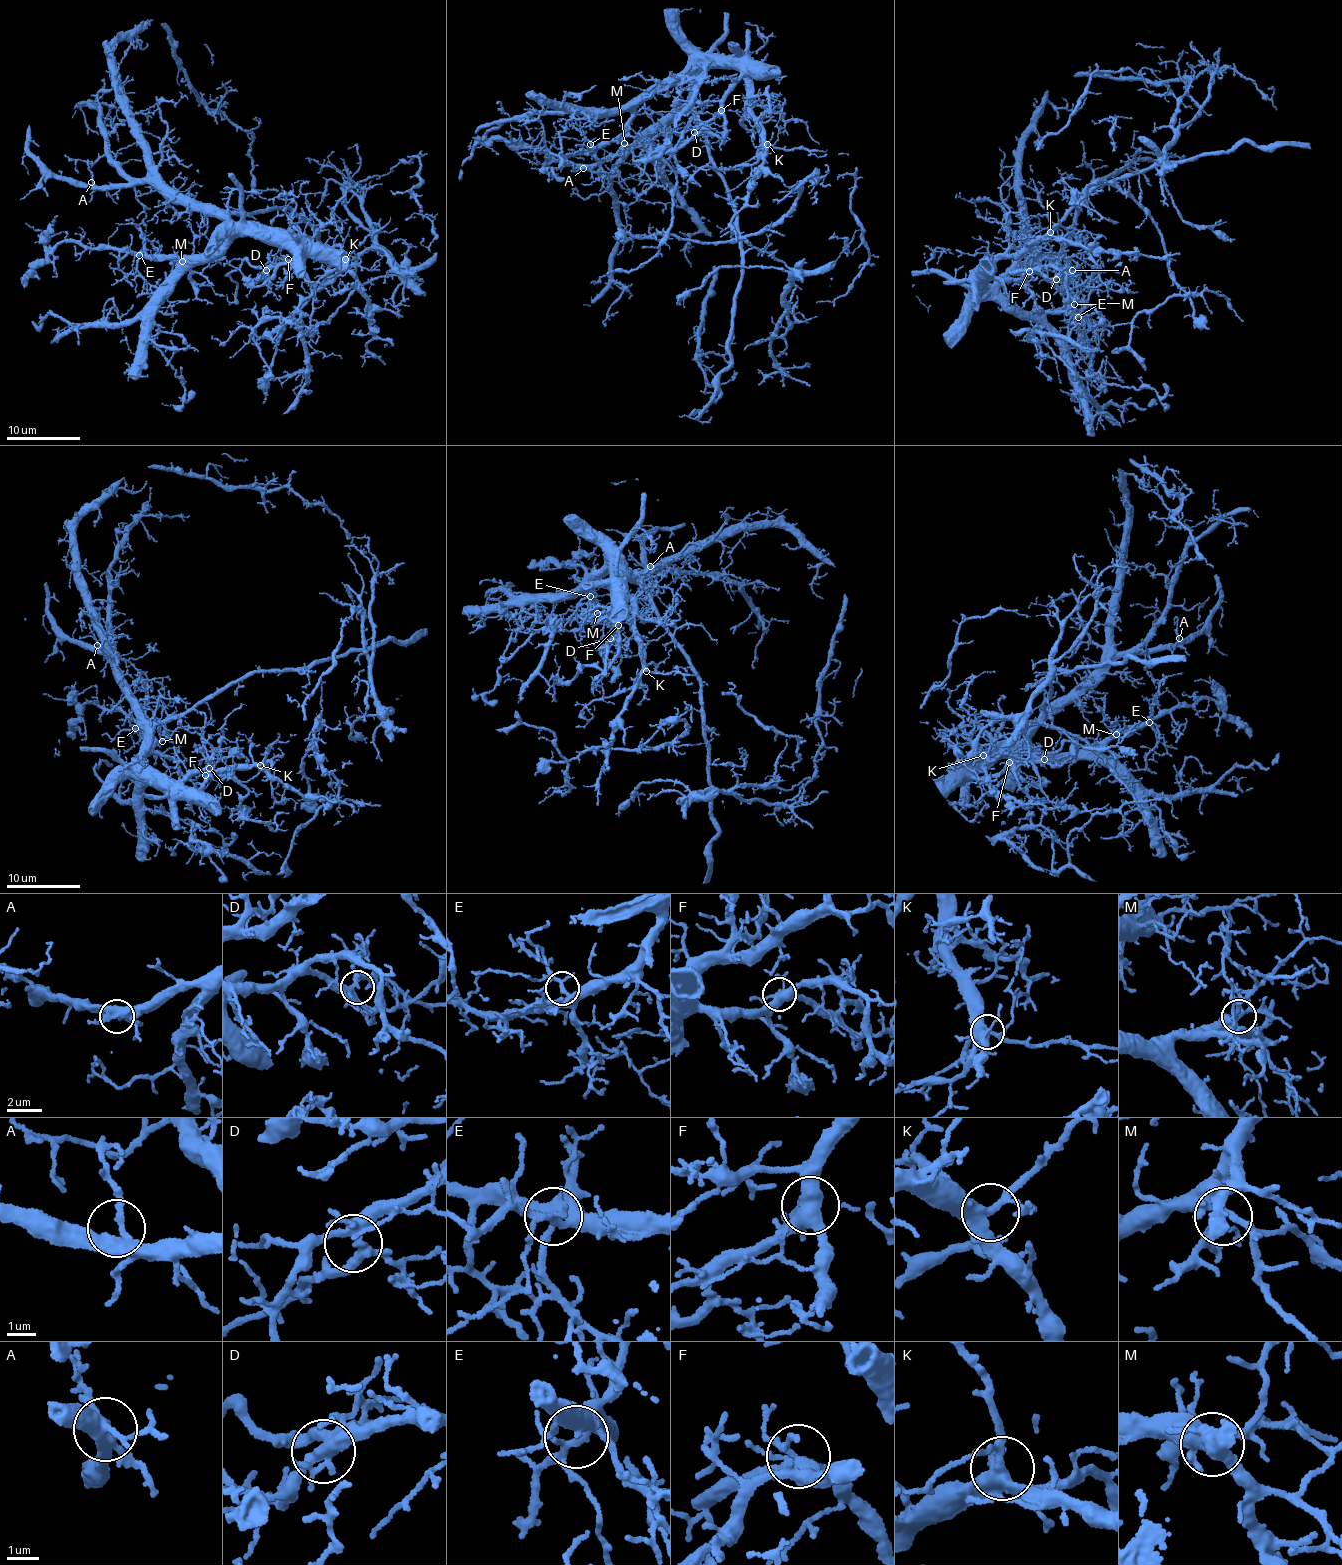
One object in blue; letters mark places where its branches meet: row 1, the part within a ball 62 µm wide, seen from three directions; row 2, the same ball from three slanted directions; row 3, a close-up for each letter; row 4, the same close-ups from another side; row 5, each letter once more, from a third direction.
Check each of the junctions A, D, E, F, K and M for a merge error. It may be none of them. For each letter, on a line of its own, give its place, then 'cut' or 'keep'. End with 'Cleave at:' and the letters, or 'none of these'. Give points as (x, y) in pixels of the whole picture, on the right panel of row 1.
A: place (1072, 270); keep
D: place (1056, 279); keep
E: place (1078, 317); keep
F: place (1029, 271); keep
K: place (1050, 232); keep
M: place (1074, 304); keep
Cleave at: none of these

